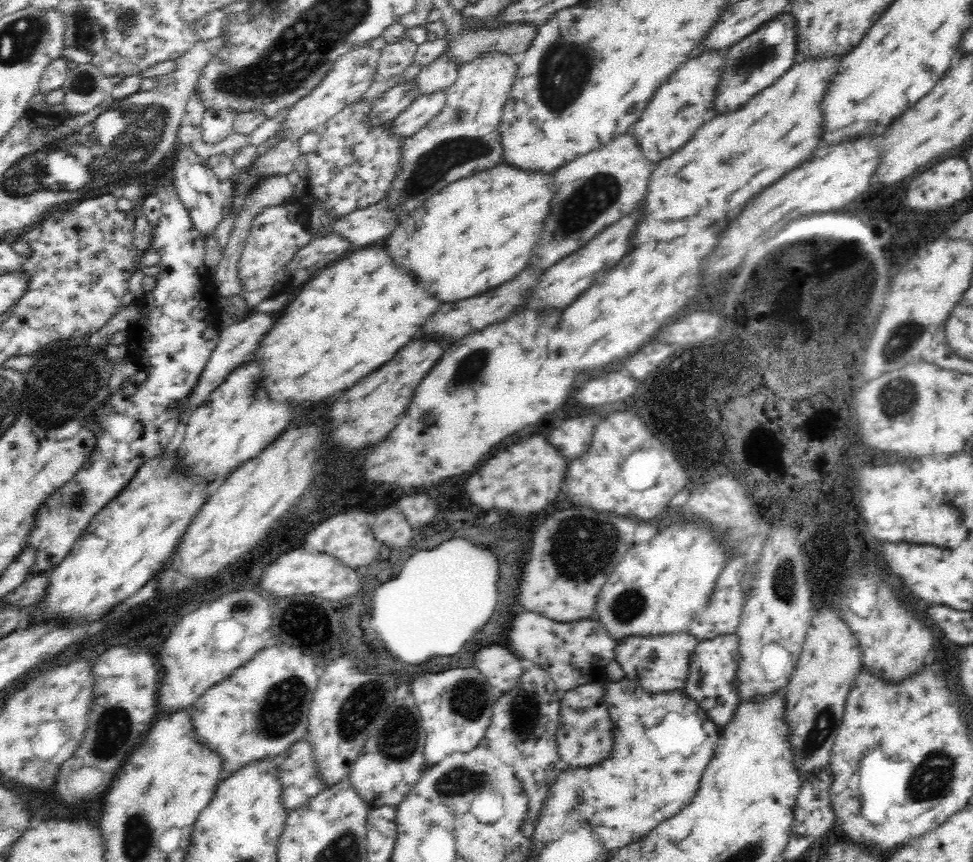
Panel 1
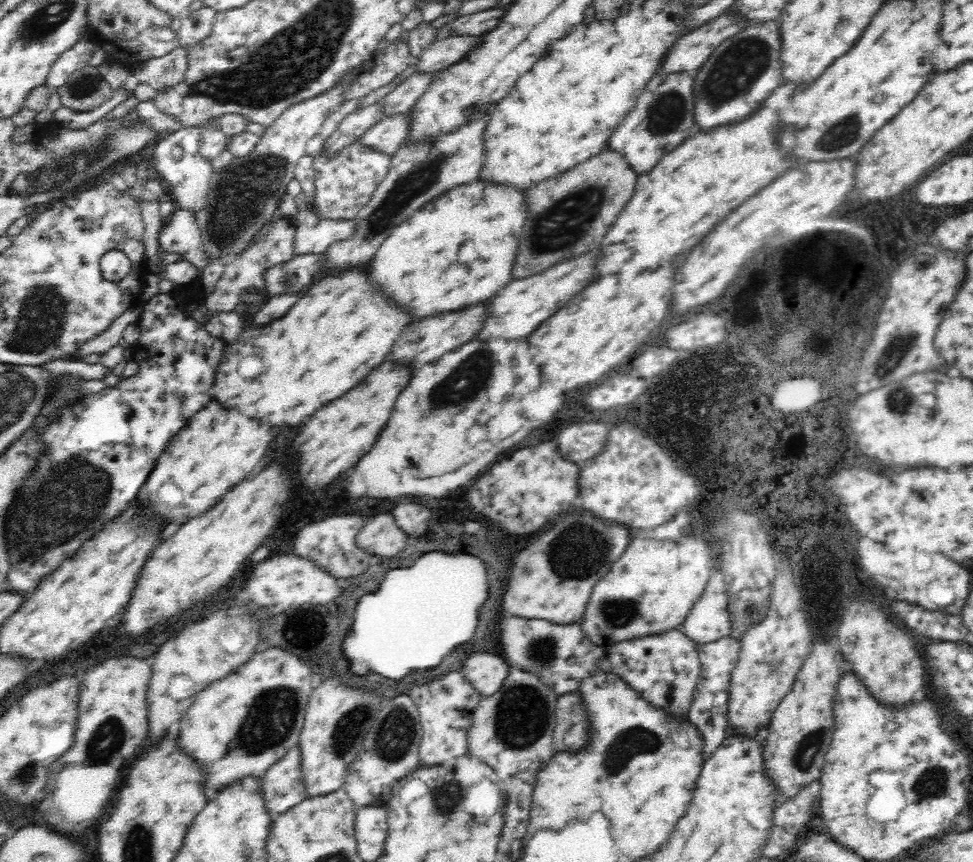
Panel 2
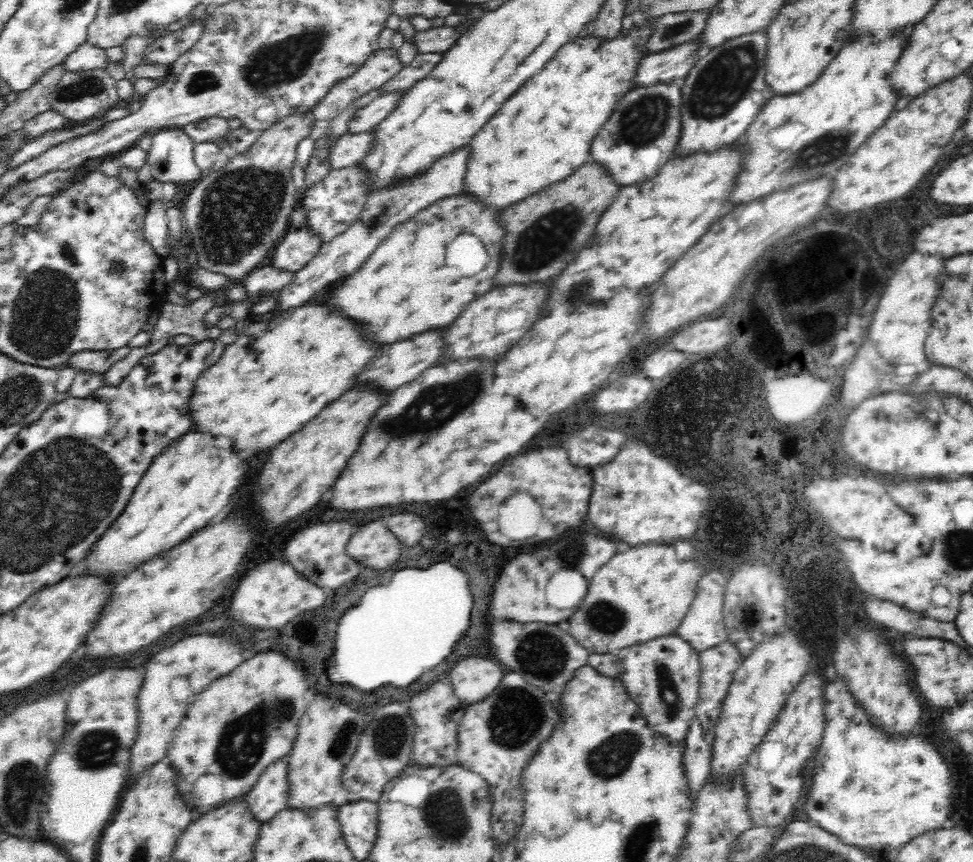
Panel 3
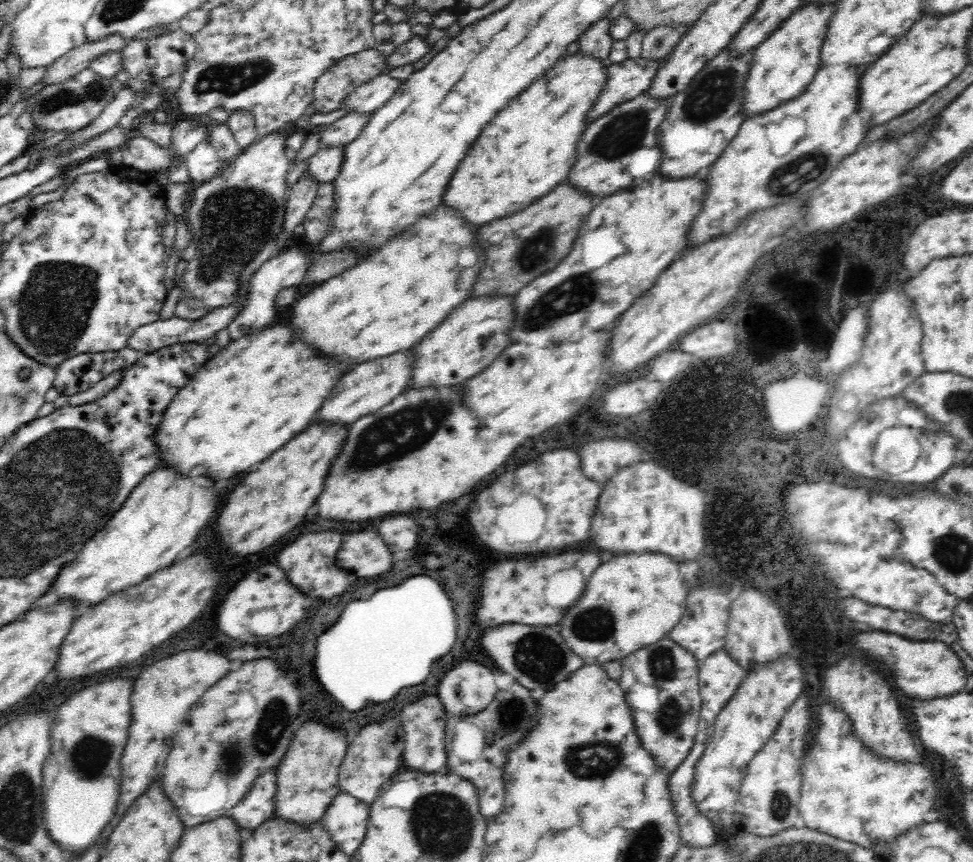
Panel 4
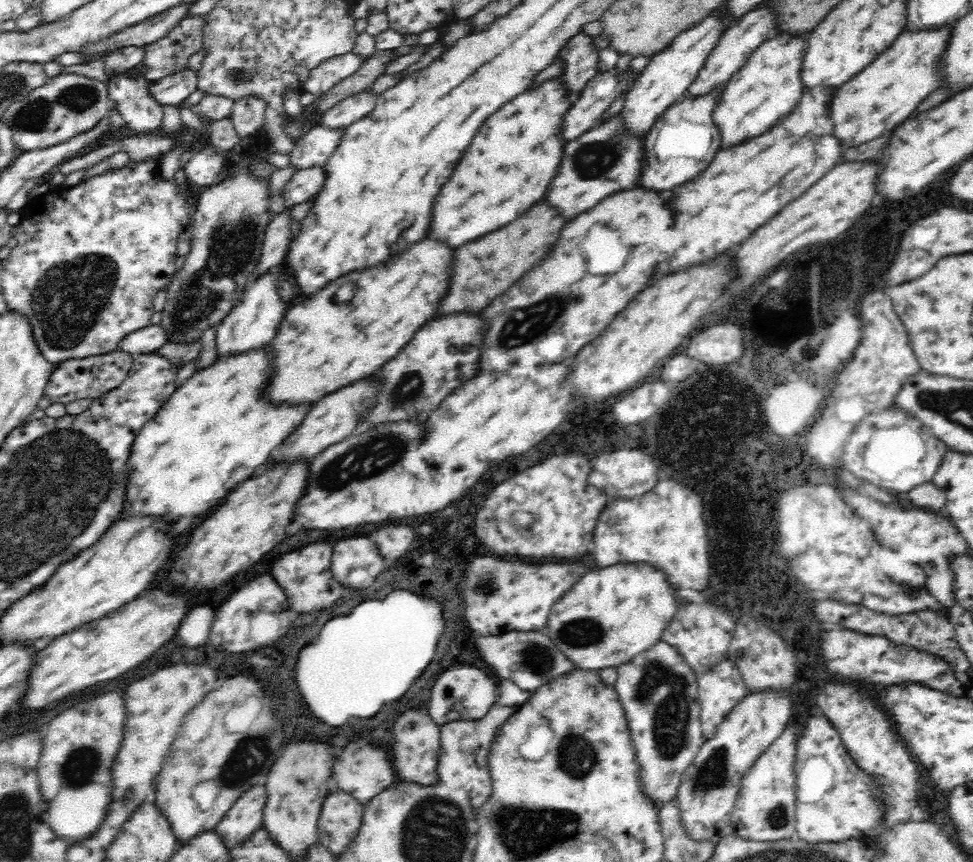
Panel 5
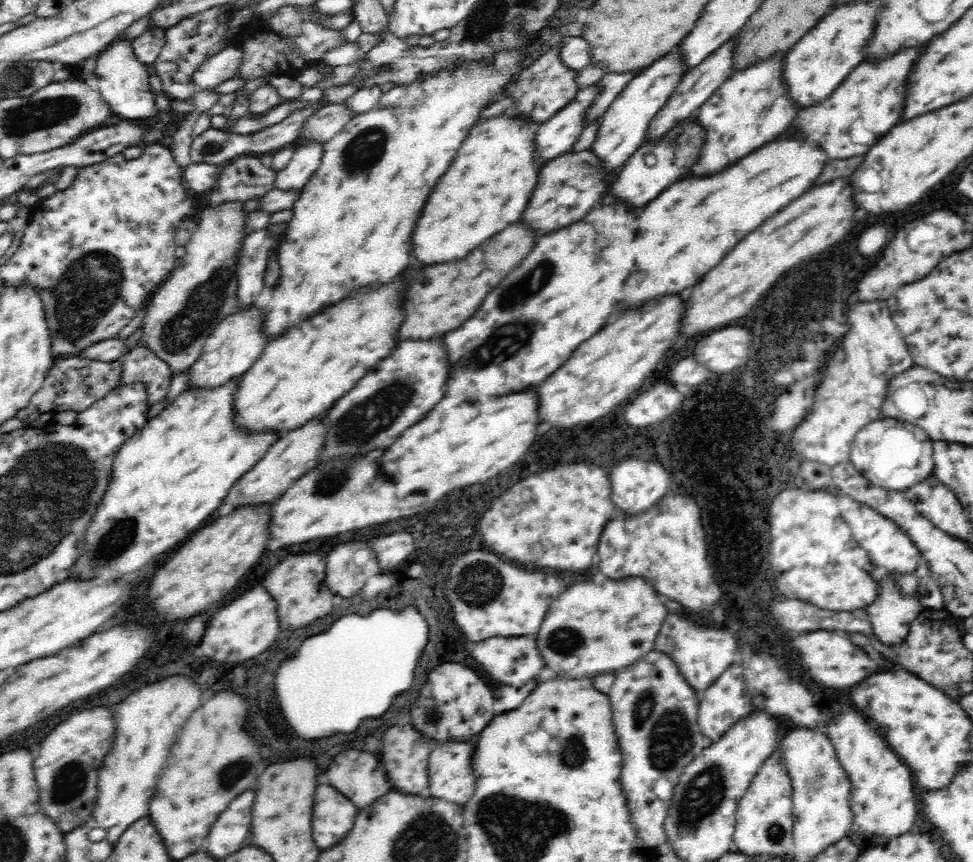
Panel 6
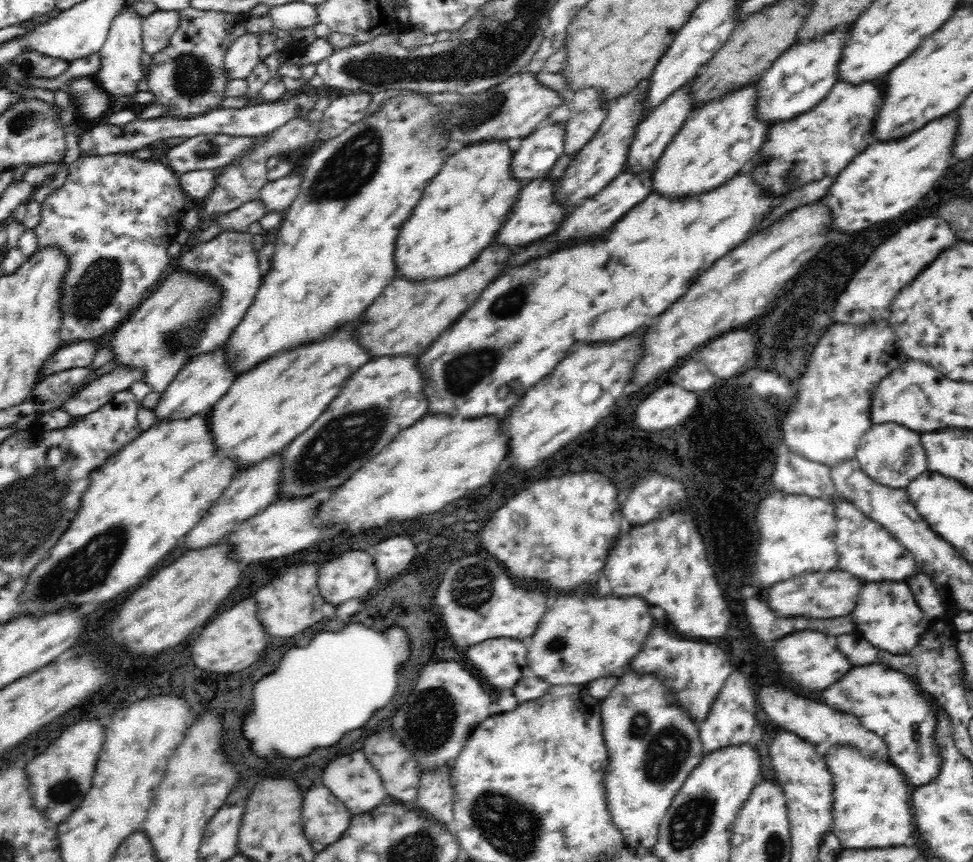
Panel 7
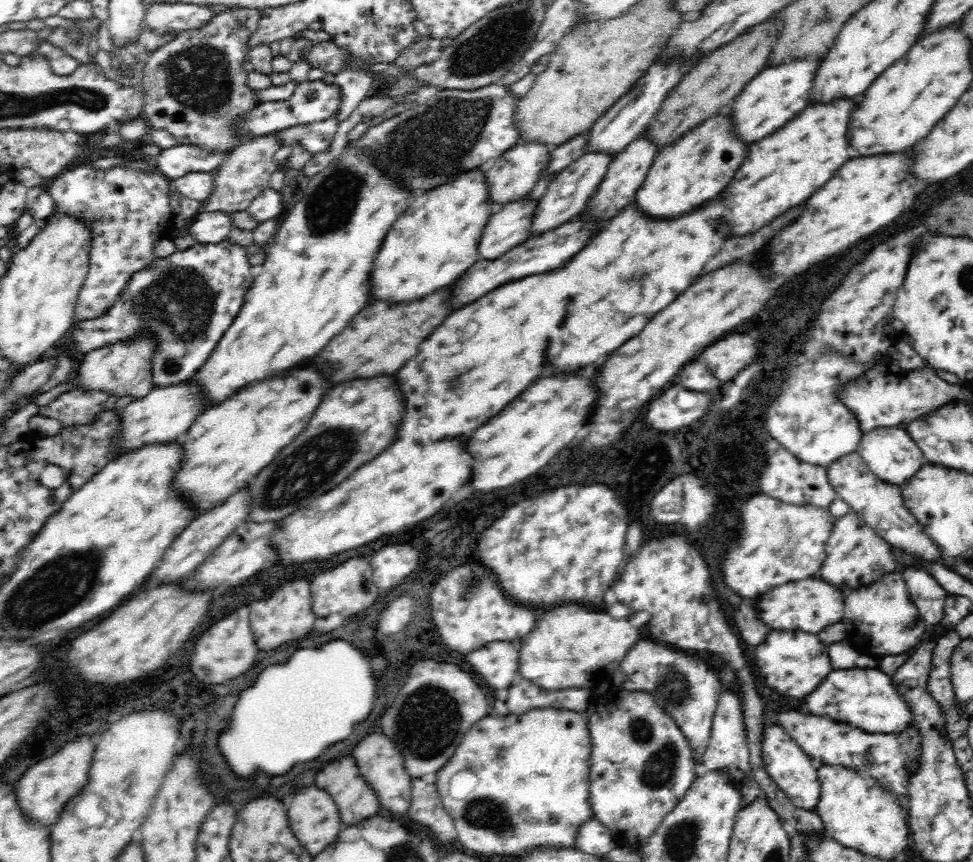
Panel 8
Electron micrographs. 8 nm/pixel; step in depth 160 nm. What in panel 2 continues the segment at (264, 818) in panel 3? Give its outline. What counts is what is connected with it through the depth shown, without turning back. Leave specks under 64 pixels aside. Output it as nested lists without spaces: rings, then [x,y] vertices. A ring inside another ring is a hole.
[[[298,746],[291,748],[262,776],[264,799],[273,816],[290,810],[310,798],[302,771],[302,757]]]

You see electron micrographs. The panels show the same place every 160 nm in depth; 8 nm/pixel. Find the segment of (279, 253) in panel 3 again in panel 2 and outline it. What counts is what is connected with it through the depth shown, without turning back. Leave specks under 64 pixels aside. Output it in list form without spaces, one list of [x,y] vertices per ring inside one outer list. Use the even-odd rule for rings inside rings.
[[[312,208],[302,210],[296,219],[294,254],[324,253],[332,244],[350,240],[356,232],[356,219],[331,219],[319,216]]]

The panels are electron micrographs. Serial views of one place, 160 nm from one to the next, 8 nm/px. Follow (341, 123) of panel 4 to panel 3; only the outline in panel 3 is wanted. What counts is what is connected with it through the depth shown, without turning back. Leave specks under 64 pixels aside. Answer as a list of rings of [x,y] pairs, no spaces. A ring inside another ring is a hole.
[[[404,89],[382,92],[379,97],[356,110],[353,118],[347,122],[348,133],[360,134],[376,130],[376,126],[384,122],[388,114],[392,114],[398,108],[404,94],[406,94]]]

